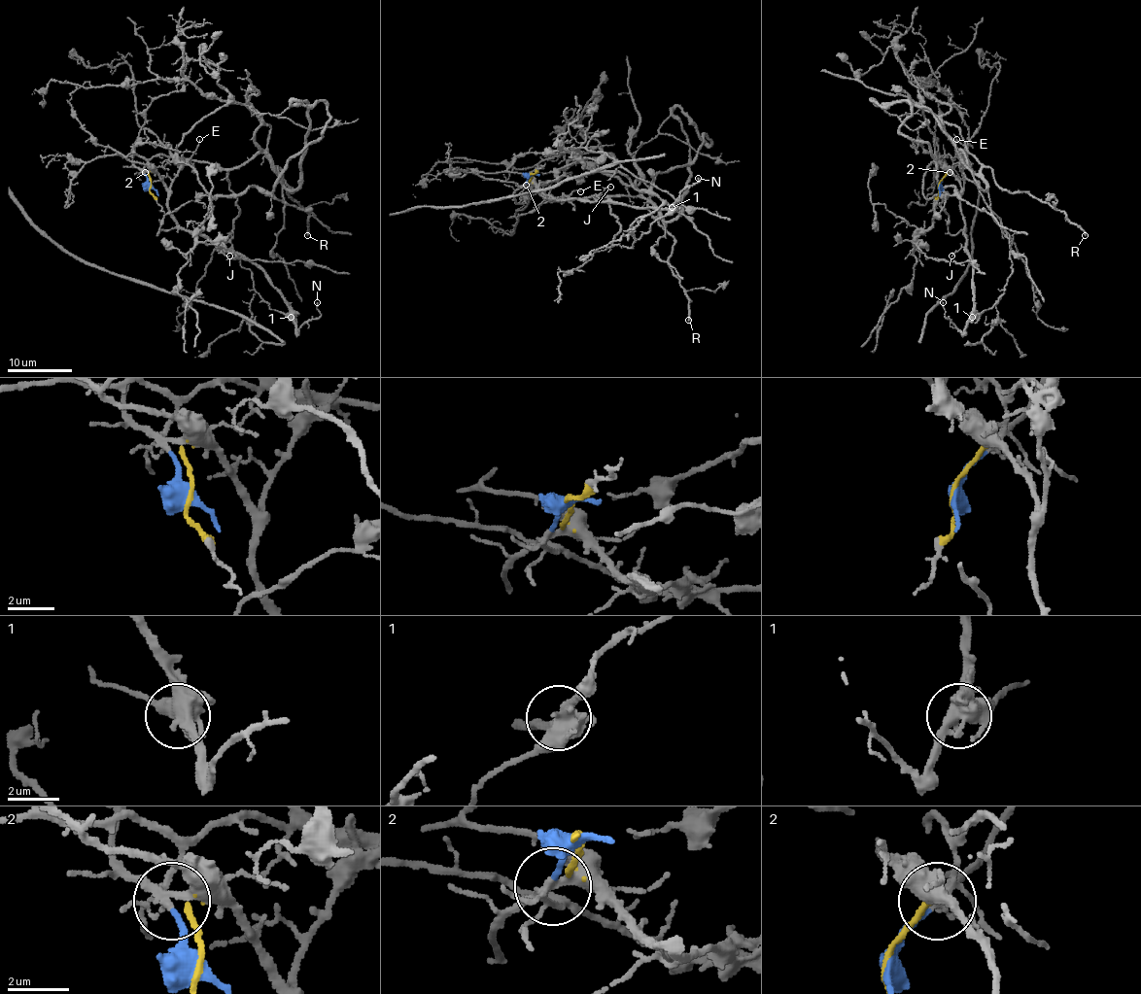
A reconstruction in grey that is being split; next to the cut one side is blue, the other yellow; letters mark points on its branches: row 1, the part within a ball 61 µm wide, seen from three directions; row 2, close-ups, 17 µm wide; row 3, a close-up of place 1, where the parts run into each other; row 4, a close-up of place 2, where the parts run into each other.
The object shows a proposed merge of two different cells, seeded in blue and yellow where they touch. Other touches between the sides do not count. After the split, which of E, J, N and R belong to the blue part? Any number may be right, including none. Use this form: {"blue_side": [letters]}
{"blue_side": ["R"]}

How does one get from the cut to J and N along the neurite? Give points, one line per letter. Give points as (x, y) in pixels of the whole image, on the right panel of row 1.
J: (939, 186), (939, 181), (950, 173), (961, 188), (959, 210), (966, 244), (951, 255)
N: (939, 186), (939, 181), (950, 173), (961, 188), (973, 295), (971, 320), (959, 330), (945, 315), (944, 302)

